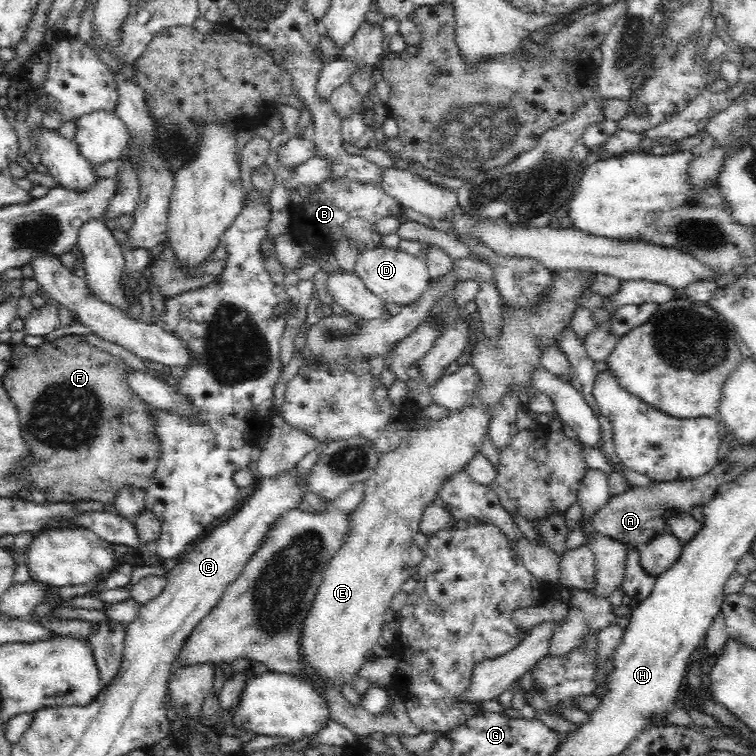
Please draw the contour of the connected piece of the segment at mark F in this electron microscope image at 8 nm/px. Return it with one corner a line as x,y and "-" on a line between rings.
69,335
58,338
51,343
46,342
40,346
25,346
21,344
10,343
11,348
15,351
15,358
13,359
13,366
5,375
3,385
6,393
13,400
17,407
20,419
20,429
22,429
22,437
26,439
26,443
30,445
32,453
34,453
35,468
31,469
30,473
23,473
21,476
29,482
33,482
38,489
44,491
46,501
48,502
71,502
77,500
82,502
101,502
102,504
113,504
116,500
116,494
124,486
135,486
138,490
145,491
150,482
153,482
154,474
160,465
160,448
162,448
162,441
158,439
156,433
156,414
151,414
150,408
146,402
130,387
130,376
135,372
132,366
128,366
122,358
100,350
98,346
90,344
86,336

